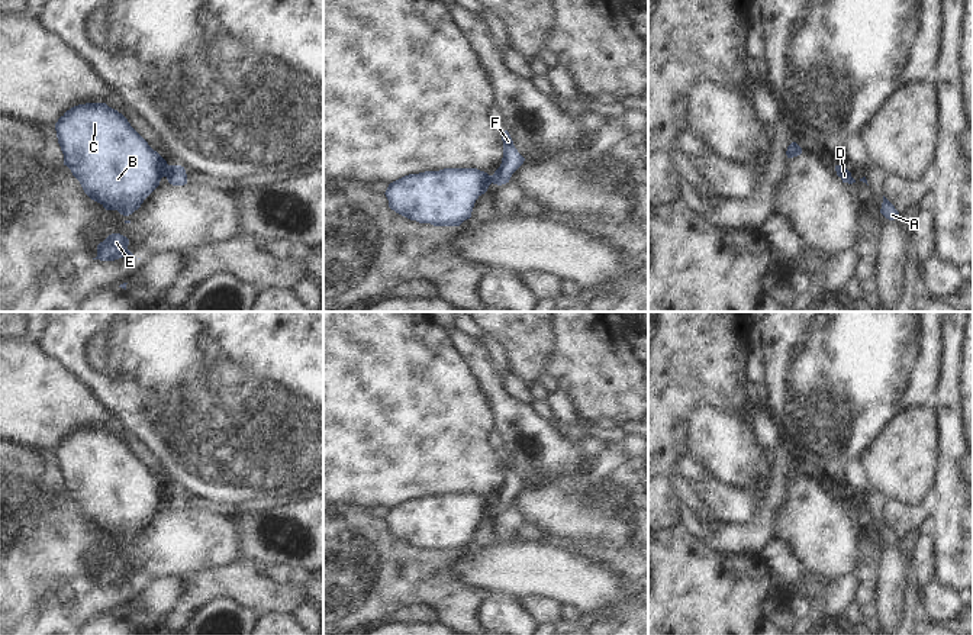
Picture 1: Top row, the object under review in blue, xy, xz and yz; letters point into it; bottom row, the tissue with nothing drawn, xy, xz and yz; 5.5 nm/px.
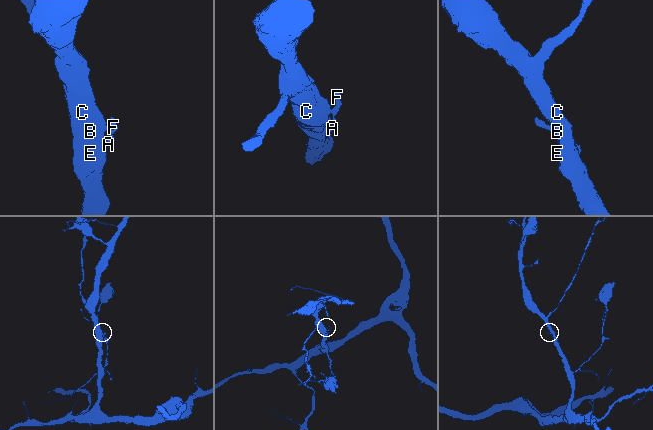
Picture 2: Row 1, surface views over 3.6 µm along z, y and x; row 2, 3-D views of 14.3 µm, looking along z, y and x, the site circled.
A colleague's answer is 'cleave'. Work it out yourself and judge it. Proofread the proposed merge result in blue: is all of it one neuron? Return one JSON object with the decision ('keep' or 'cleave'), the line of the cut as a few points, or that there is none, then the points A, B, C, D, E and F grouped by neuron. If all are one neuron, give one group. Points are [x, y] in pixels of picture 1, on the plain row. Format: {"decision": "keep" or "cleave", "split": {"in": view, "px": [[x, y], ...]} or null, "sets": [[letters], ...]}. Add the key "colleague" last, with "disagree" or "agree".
{"decision": "cleave", "split": {"in": "xy", "px": [[168, 490], [164, 500]]}, "sets": [["A", "D", "F"], ["B", "C", "E"]], "colleague": "agree"}

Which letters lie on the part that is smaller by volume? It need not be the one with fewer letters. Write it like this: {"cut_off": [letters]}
{"cut_off": ["A", "D", "F"]}

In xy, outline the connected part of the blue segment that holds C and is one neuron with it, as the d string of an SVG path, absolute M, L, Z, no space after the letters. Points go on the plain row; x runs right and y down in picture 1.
M106 428L71 432L55 455L64 490L106 535L132 539L165 502L167 486Z

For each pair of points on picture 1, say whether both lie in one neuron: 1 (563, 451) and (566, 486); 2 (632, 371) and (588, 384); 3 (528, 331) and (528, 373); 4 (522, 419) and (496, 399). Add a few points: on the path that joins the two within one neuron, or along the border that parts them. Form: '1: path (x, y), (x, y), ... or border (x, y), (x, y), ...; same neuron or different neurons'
1: border (598, 473), (579, 469), (531, 480); different neurons
2: path (621, 376), (599, 377); same neuron
3: path (528, 341), (528, 363); same neuron
4: path (516, 419), (502, 405); same neuron

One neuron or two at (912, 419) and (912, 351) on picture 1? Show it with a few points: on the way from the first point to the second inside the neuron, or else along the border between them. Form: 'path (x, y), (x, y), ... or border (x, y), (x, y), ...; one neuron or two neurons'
border (924, 406), (901, 411), (883, 428); two neurons

